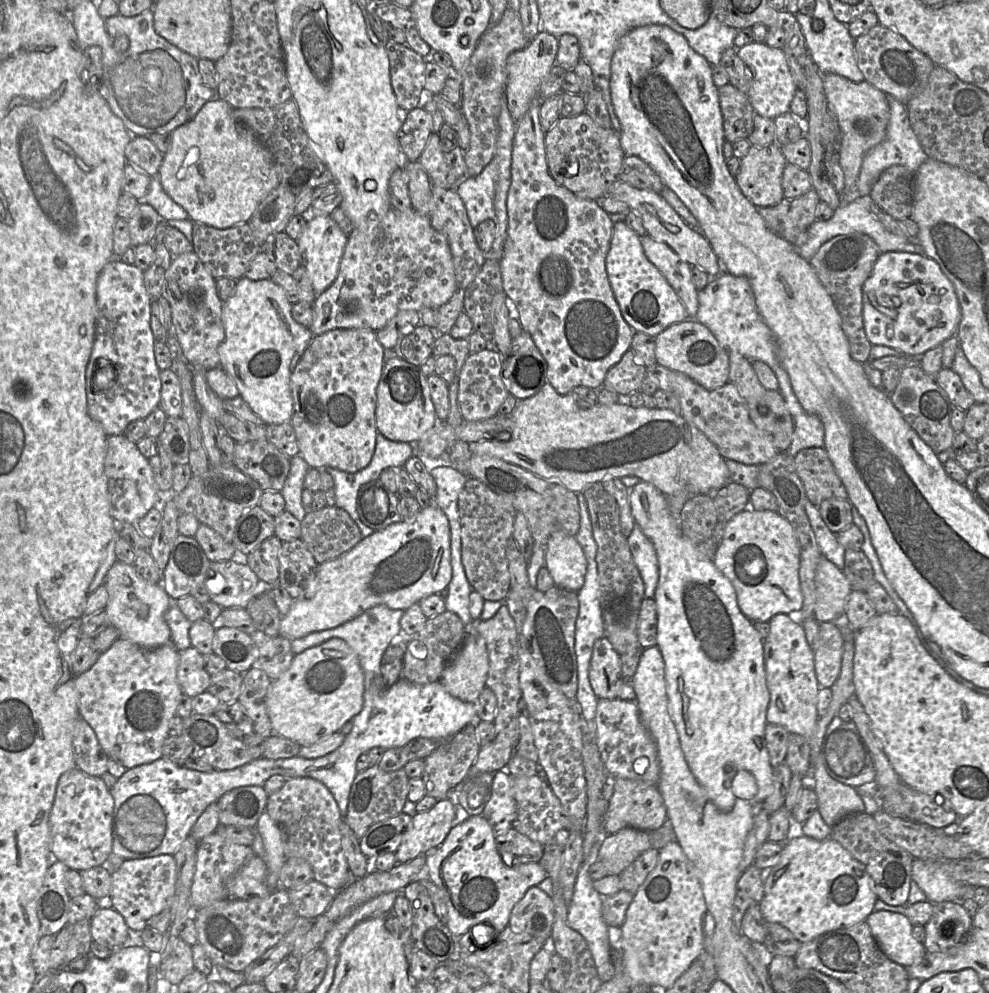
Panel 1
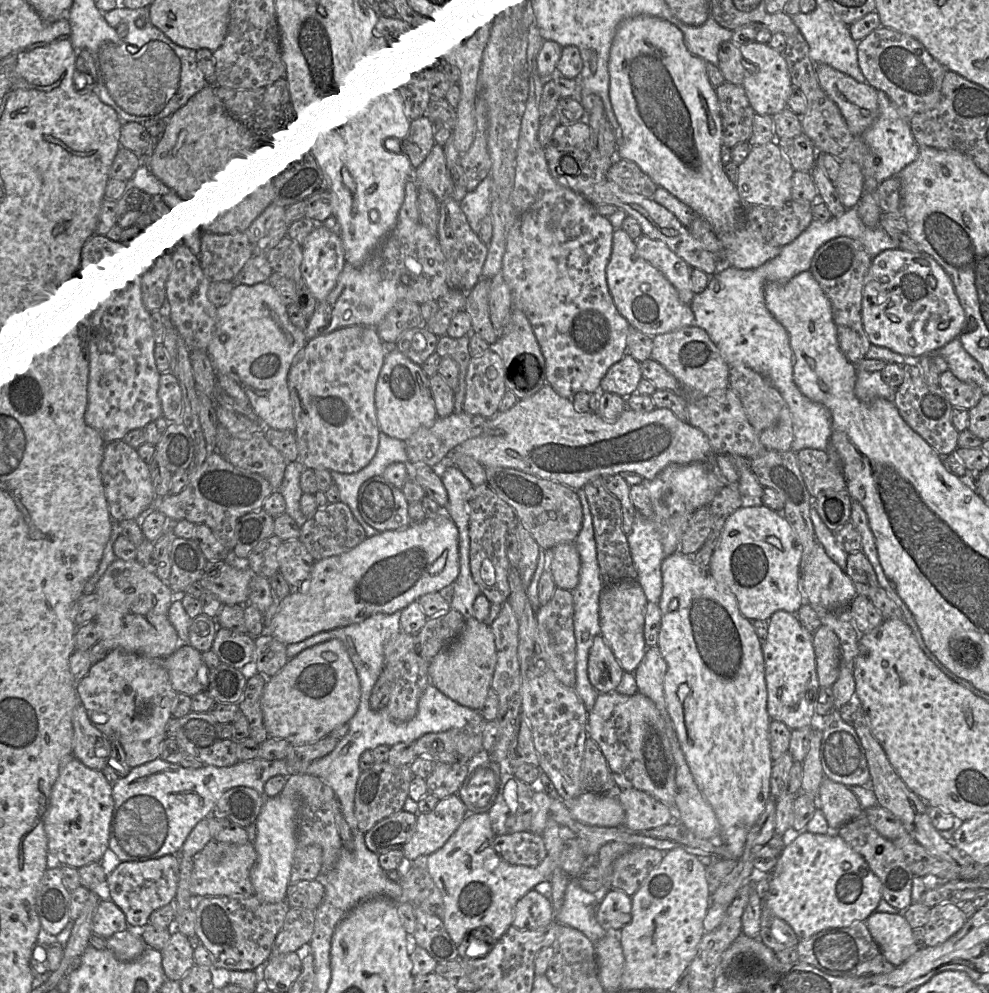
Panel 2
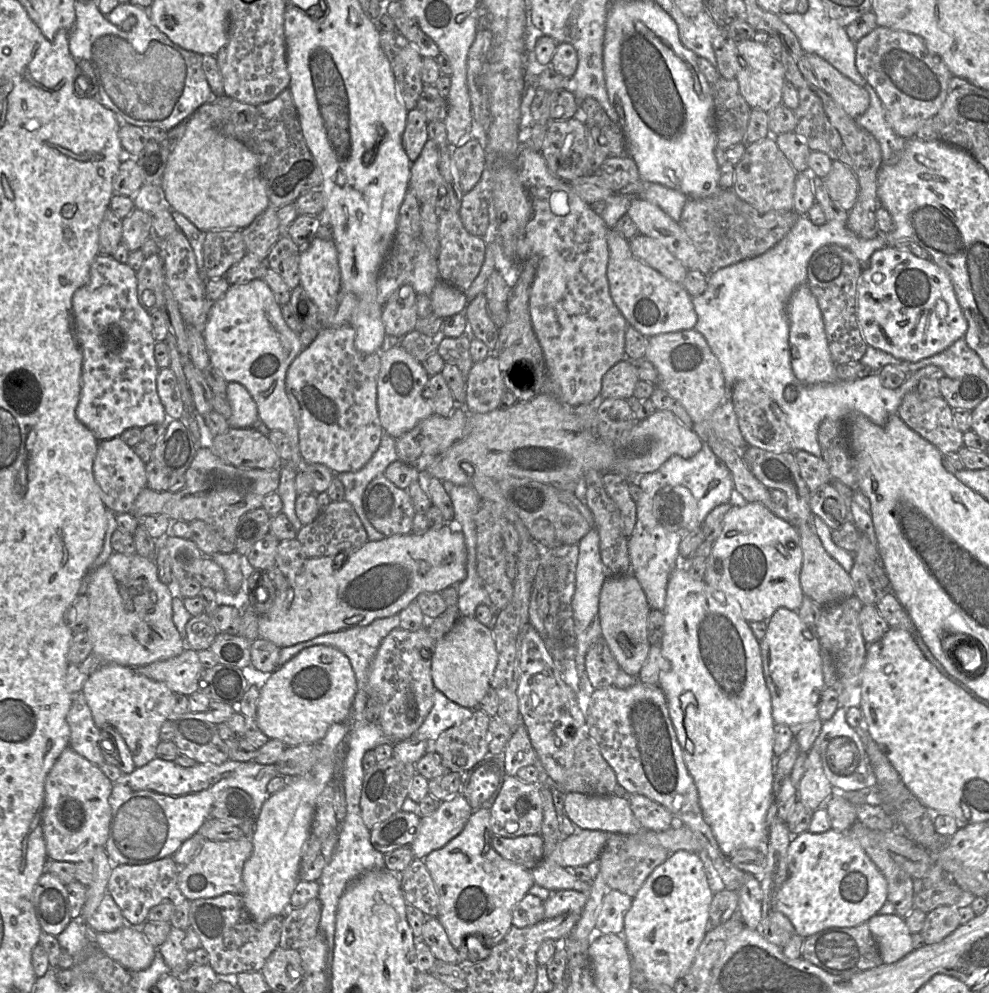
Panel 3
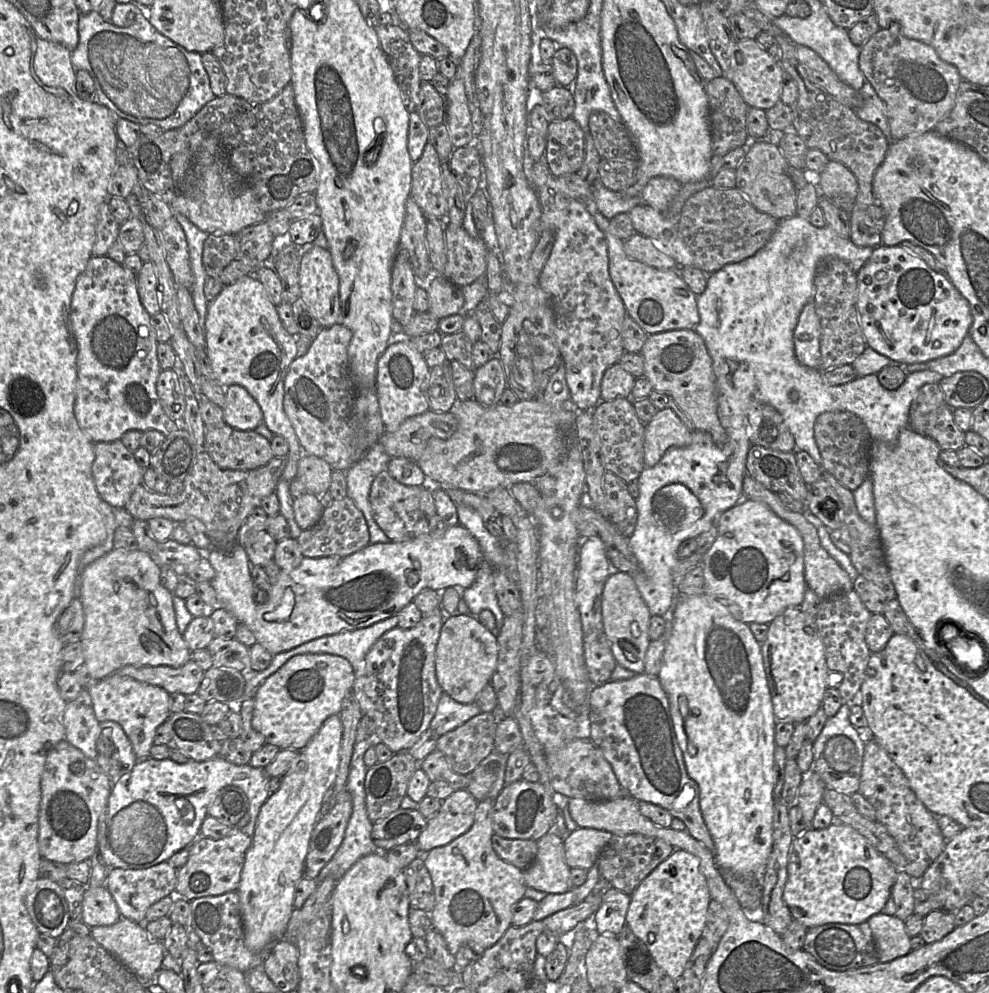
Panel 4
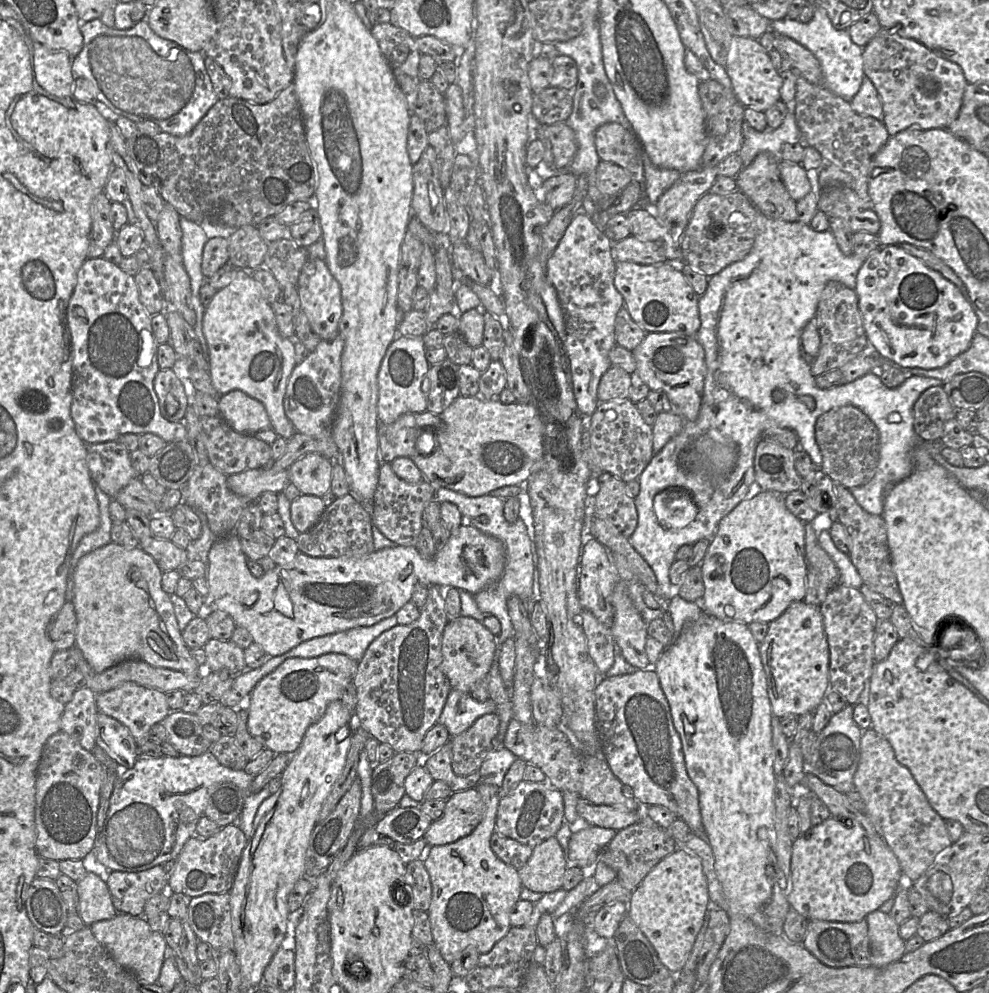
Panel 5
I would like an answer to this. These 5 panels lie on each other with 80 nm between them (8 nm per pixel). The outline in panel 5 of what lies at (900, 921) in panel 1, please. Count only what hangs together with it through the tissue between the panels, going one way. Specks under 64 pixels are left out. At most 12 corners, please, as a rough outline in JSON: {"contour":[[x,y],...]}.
{"contour":[[880,910],[865,918],[871,966],[905,954],[899,925]]}

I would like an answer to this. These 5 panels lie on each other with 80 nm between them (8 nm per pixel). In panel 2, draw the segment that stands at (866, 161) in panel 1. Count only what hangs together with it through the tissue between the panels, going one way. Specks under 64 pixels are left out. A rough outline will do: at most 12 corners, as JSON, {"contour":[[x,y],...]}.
{"contour":[[878,90],[878,115],[860,136],[877,159],[876,180],[919,155],[909,121]]}

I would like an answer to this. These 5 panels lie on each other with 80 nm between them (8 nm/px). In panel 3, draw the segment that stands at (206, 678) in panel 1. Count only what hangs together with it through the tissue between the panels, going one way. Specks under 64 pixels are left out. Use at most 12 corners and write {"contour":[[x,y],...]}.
{"contour":[[197,651],[130,668],[175,694],[199,691],[205,670]]}

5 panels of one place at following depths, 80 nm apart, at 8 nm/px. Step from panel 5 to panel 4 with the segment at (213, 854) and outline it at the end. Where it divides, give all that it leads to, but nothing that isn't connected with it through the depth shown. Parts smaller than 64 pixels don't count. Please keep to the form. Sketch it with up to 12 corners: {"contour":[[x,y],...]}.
{"contour":[[198,837],[177,870],[176,899],[236,891],[252,837]]}

